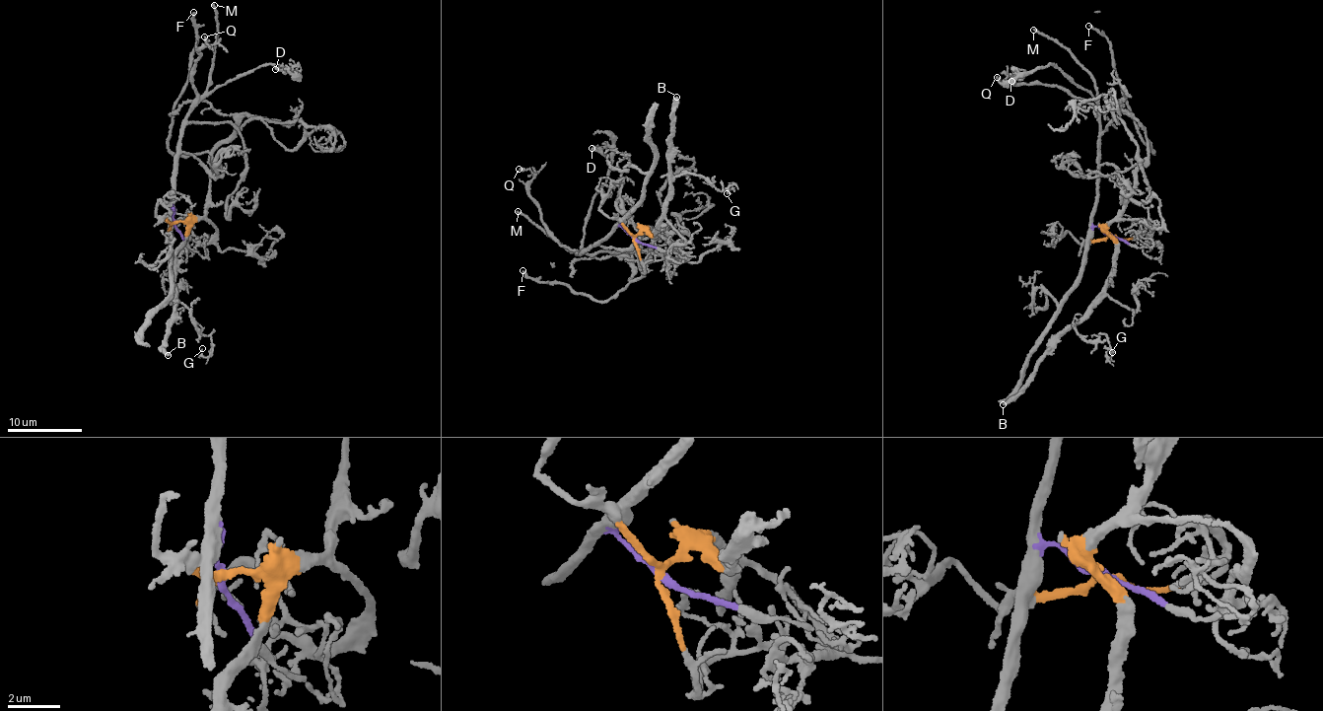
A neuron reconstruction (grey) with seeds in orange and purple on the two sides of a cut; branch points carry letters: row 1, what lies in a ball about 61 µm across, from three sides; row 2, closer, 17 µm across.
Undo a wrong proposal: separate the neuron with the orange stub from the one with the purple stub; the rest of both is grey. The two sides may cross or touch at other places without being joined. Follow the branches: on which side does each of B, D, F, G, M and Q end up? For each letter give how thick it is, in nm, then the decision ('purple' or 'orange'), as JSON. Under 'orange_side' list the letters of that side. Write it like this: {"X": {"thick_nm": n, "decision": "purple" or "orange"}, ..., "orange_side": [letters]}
{"B": {"thick_nm": 340, "decision": "orange"}, "D": {"thick_nm": 280, "decision": "purple"}, "F": {"thick_nm": 240, "decision": "orange"}, "G": {"thick_nm": 80, "decision": "orange"}, "M": {"thick_nm": 260, "decision": "purple"}, "Q": {"thick_nm": 220, "decision": "purple"}, "orange_side": ["B", "F", "G"]}

